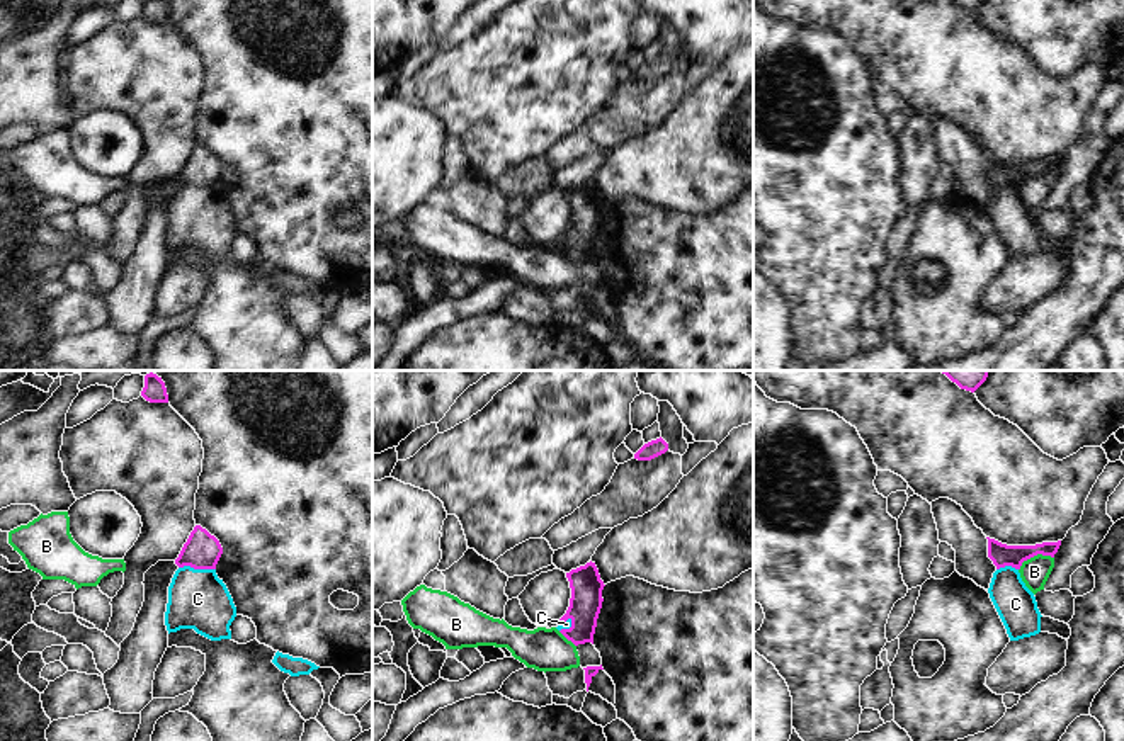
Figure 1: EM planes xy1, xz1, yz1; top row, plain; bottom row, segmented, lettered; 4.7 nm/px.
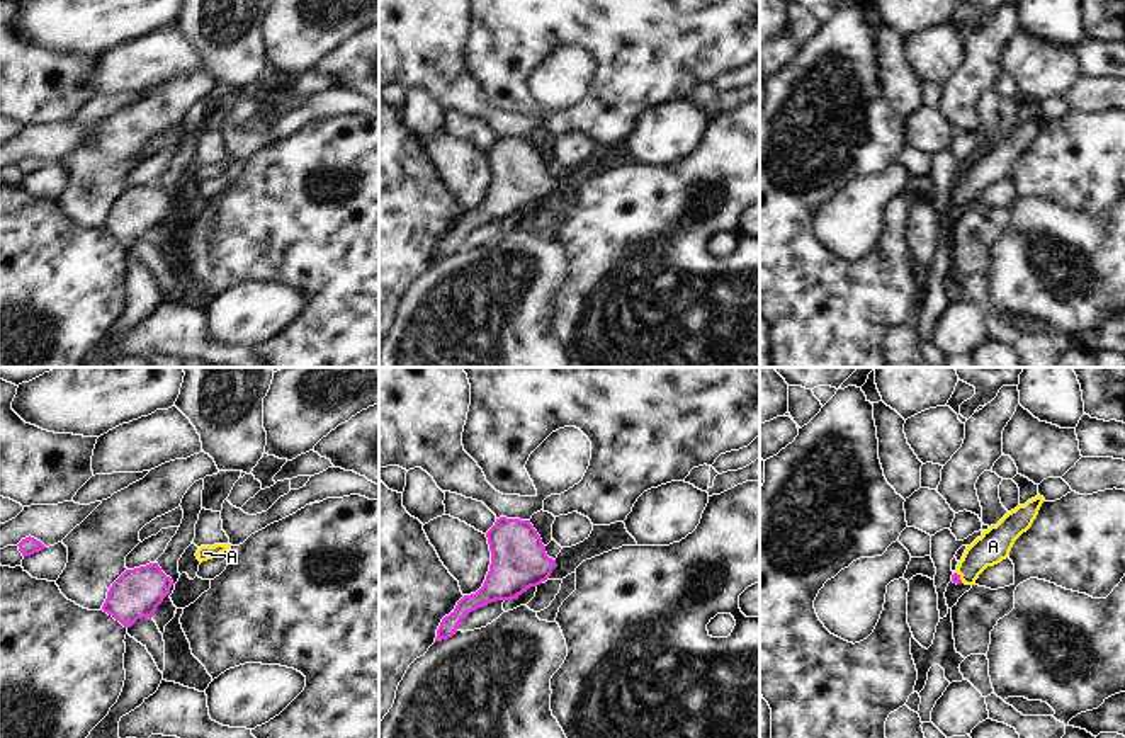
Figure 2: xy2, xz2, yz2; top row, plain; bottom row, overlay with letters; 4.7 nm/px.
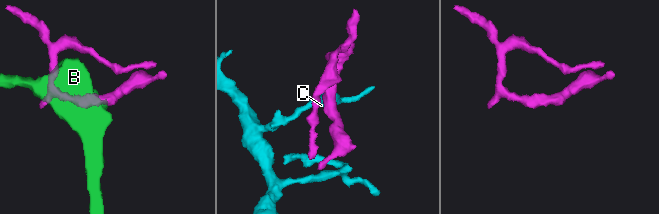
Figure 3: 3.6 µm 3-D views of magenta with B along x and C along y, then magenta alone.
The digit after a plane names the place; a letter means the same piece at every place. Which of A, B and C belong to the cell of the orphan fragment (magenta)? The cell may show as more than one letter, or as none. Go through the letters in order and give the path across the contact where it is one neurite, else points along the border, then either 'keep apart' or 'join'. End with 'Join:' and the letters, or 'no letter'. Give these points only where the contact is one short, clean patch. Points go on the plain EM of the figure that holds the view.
A: across yz2 (955, 198), (959, 196), (993, 165) | join
B: along yz1 (1053, 175), (1034, 174), (1019, 189) | keep apart
C: along xy1 (179, 186), (215, 189) | keep apart
Join: A

